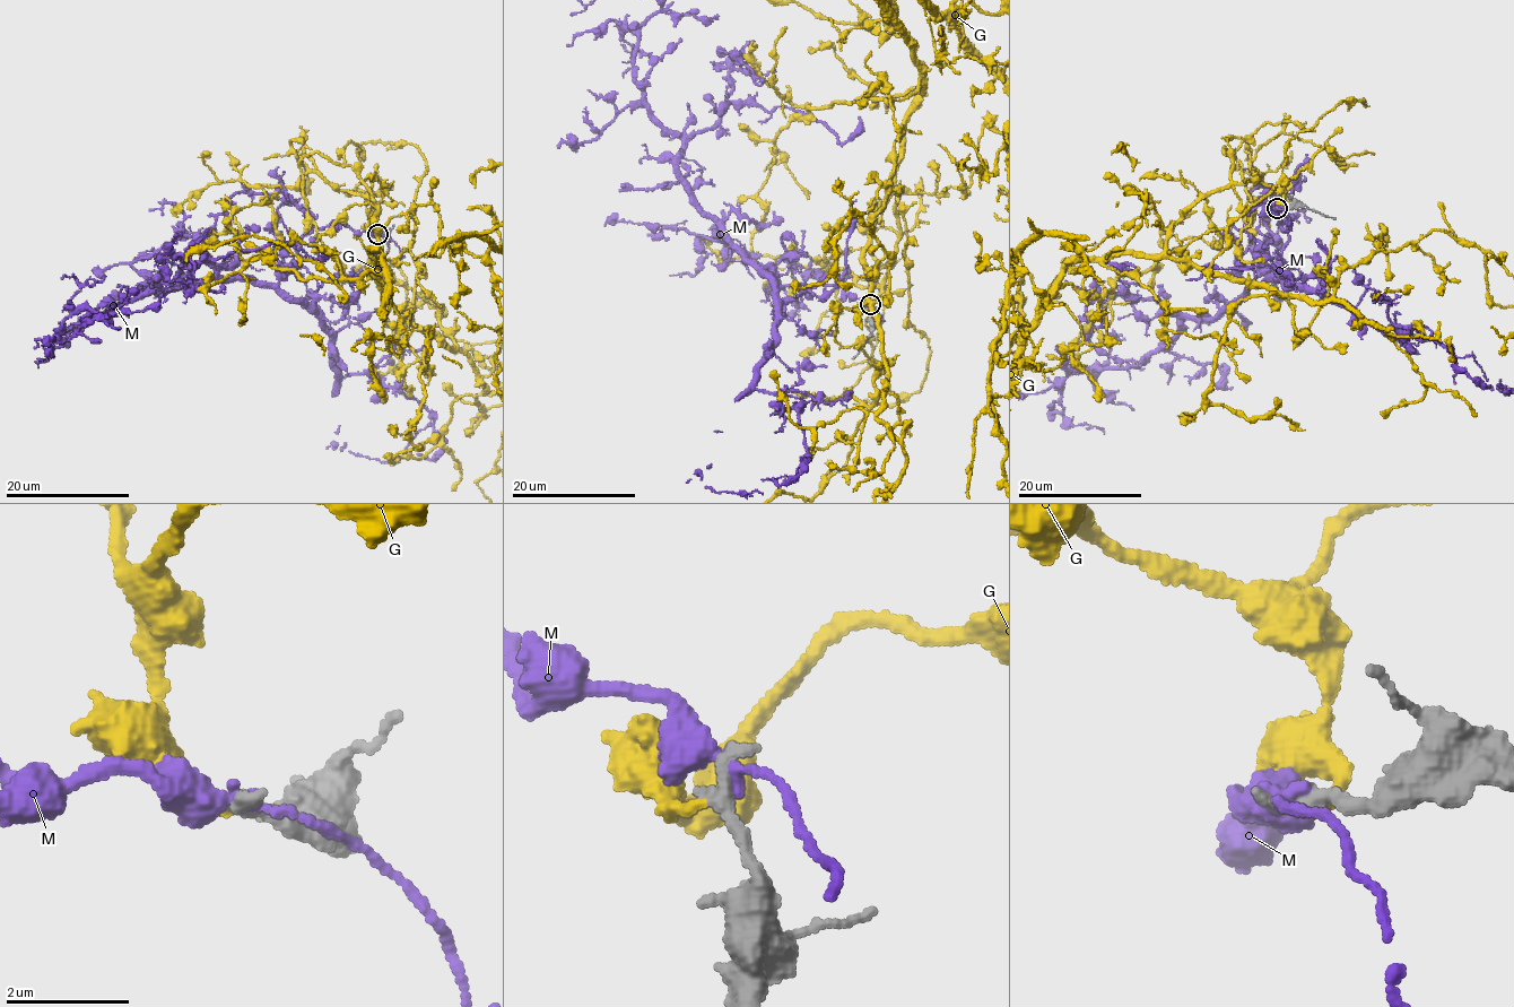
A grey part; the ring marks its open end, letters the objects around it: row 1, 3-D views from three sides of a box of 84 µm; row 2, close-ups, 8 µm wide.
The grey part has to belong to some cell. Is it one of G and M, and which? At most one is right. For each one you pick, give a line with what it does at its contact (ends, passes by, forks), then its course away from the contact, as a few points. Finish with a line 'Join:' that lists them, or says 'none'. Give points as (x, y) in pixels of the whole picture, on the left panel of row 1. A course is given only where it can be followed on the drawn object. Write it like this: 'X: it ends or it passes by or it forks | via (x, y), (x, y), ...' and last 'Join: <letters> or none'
Join: none

